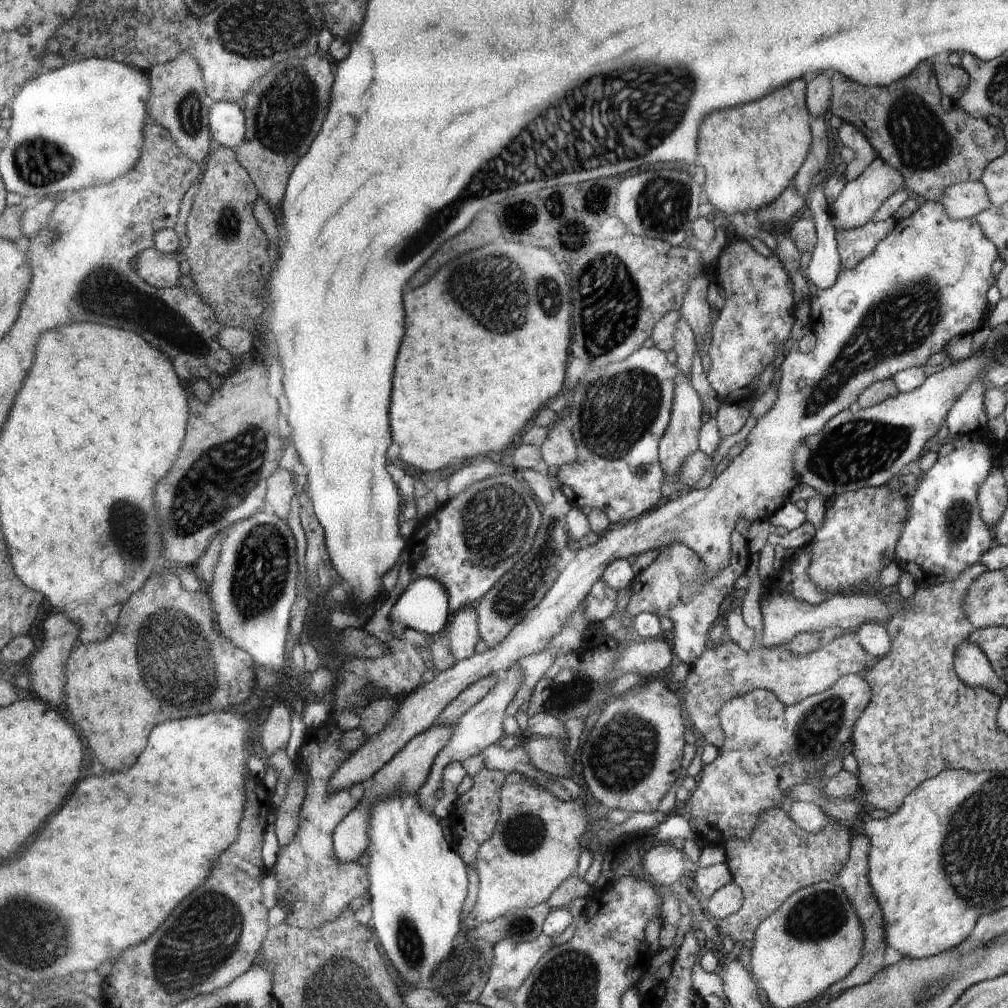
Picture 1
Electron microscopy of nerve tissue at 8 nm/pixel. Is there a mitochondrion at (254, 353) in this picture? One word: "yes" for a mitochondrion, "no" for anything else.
no

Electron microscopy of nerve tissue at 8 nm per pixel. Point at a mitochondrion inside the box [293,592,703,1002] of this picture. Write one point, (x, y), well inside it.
(623, 754)

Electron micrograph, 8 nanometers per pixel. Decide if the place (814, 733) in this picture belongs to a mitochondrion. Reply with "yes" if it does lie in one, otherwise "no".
yes

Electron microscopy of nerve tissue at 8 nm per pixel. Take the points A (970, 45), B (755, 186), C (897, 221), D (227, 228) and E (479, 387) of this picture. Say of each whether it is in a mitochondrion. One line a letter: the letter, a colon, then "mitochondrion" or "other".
A: other
B: other
C: other
D: mitochondrion
E: other

